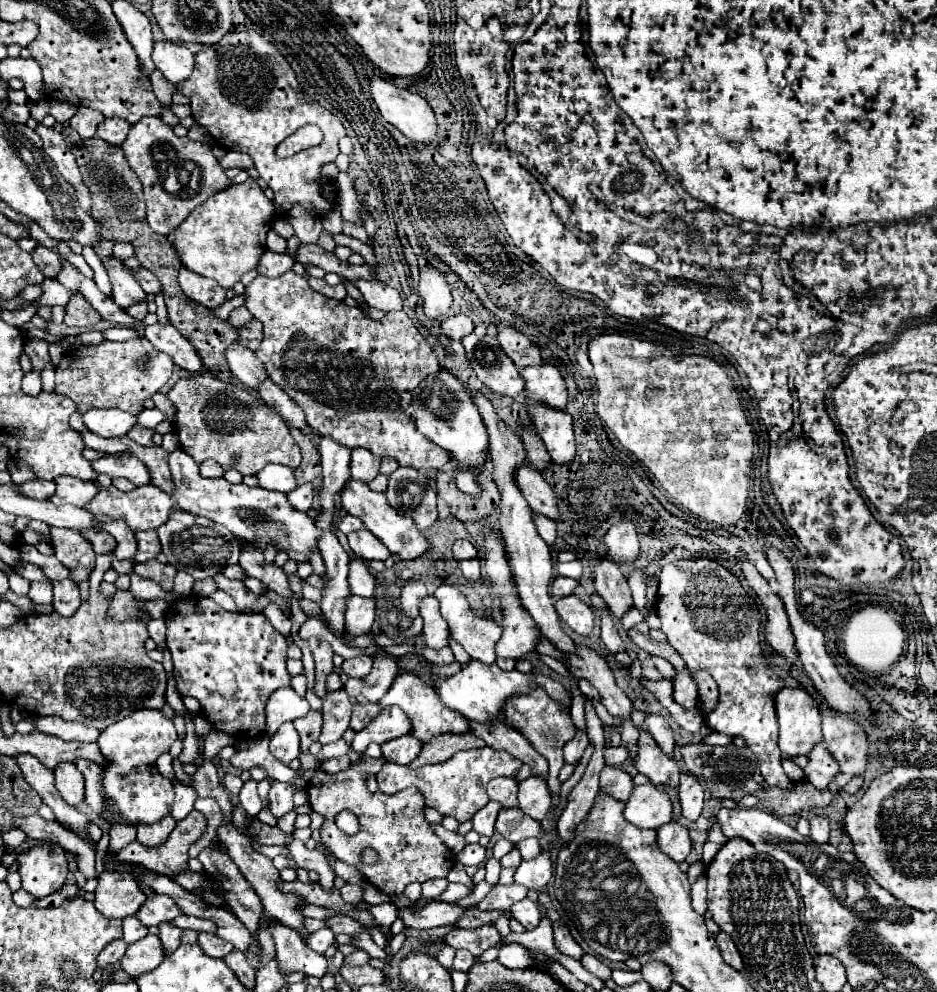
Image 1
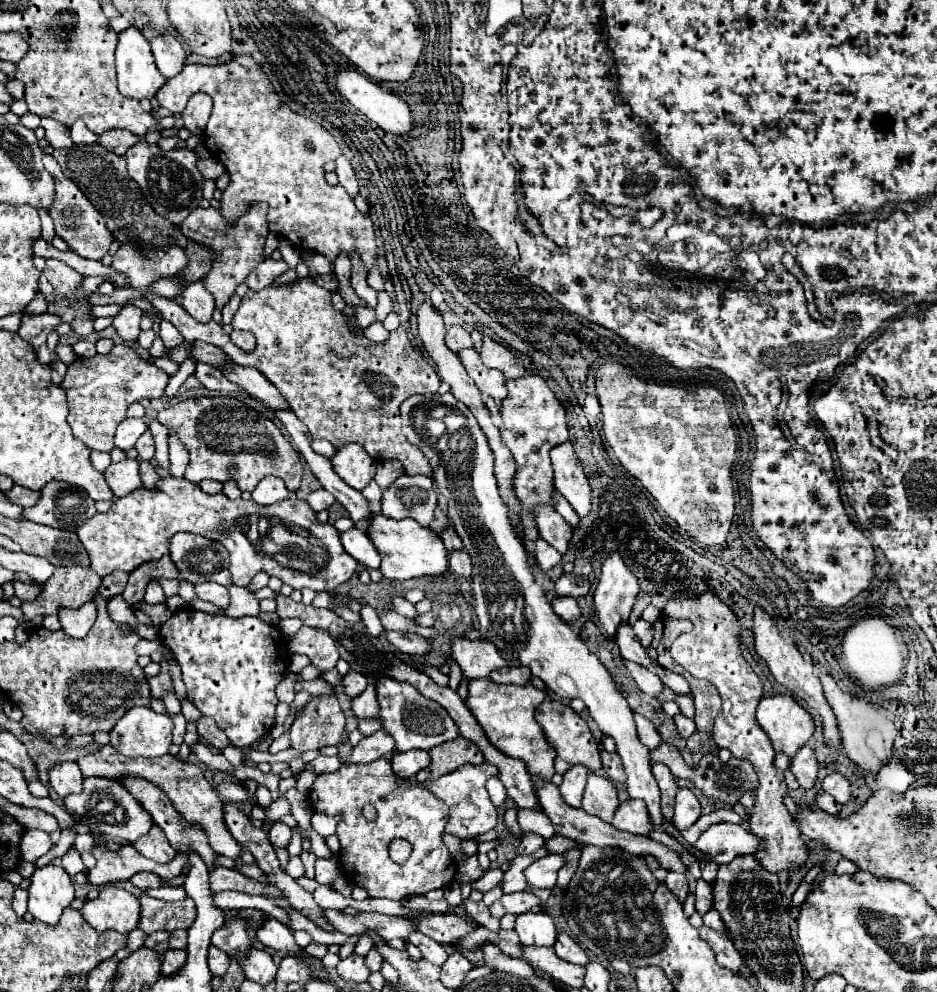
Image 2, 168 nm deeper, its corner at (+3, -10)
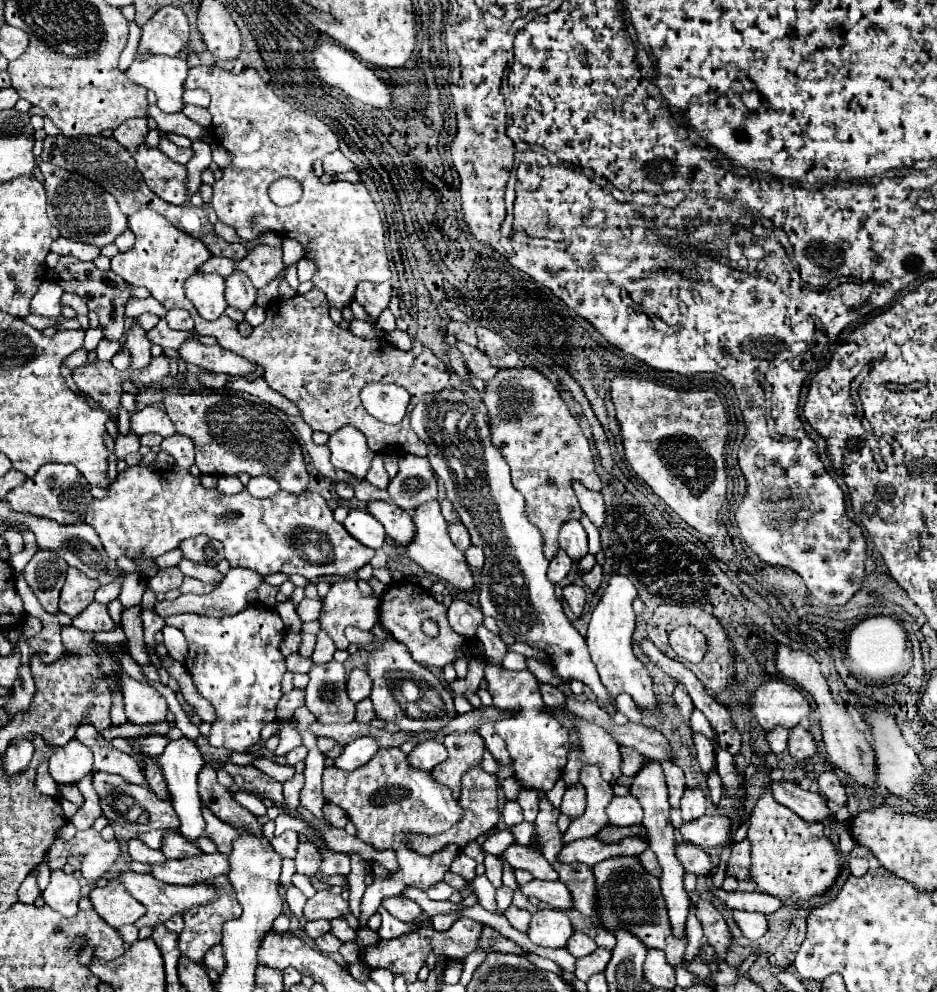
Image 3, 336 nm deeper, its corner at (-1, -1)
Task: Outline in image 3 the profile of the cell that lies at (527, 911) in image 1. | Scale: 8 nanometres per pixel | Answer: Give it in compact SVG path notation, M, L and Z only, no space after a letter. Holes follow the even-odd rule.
M542 909L532 915L528 937L532 943L548 949L566 949L574 927L564 911Z

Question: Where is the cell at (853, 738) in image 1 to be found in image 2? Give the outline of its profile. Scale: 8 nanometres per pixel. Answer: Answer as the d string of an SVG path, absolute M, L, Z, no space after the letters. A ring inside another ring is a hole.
M830 770L828 776L822 780L822 790L828 792L830 796L834 796L834 800L838 804L844 804L850 800L852 796L852 786L850 786L850 780L840 774L838 770Z

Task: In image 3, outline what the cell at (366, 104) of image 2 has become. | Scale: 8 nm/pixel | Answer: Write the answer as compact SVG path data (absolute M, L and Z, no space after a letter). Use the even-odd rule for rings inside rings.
M316 43L316 47L312 49L312 61L314 61L314 69L318 73L318 79L324 81L330 87L338 87L344 93L348 93L350 97L374 105L378 109L388 107L392 103L392 93L390 87L384 85L370 67L366 67L358 57L354 57L352 53L348 53L346 49L342 49L336 43Z

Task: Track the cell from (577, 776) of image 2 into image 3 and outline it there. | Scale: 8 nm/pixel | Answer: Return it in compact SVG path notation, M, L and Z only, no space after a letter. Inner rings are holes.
M574 785L568 787L564 793L564 801L560 805L560 813L564 813L570 819L580 817L580 813L584 813L586 809L586 791L582 785Z

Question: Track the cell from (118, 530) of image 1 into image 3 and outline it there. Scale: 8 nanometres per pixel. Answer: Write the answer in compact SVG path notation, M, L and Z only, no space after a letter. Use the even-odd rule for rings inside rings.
M118 577L118 581L114 581L114 583L108 583L108 585L100 587L96 591L96 601L108 605L110 601L114 601L120 595L120 587L122 587L122 577Z

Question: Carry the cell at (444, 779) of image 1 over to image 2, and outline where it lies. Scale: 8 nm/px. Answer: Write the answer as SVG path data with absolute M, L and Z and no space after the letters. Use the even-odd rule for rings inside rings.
M484 762L480 766L460 766L460 770L454 770L452 774L444 774L444 776L432 780L432 782L416 782L412 778L408 778L408 780L398 778L396 784L424 786L428 792L432 792L436 798L440 798L450 810L450 818L446 822L446 832L464 840L464 838L474 838L478 834L484 834L484 832L492 830L498 822L498 812L492 806L492 802L488 798L488 792L486 792L486 780L492 778L492 776L498 776L496 766Z

